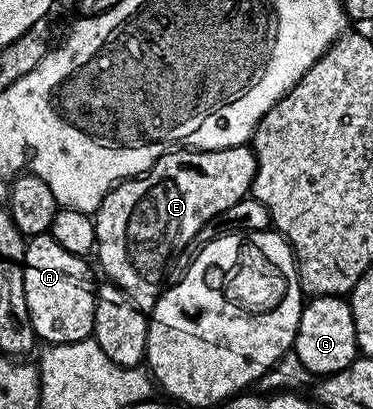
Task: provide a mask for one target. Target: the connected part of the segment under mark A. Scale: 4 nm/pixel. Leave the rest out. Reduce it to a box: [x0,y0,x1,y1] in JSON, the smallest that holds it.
[25,233,97,344]

